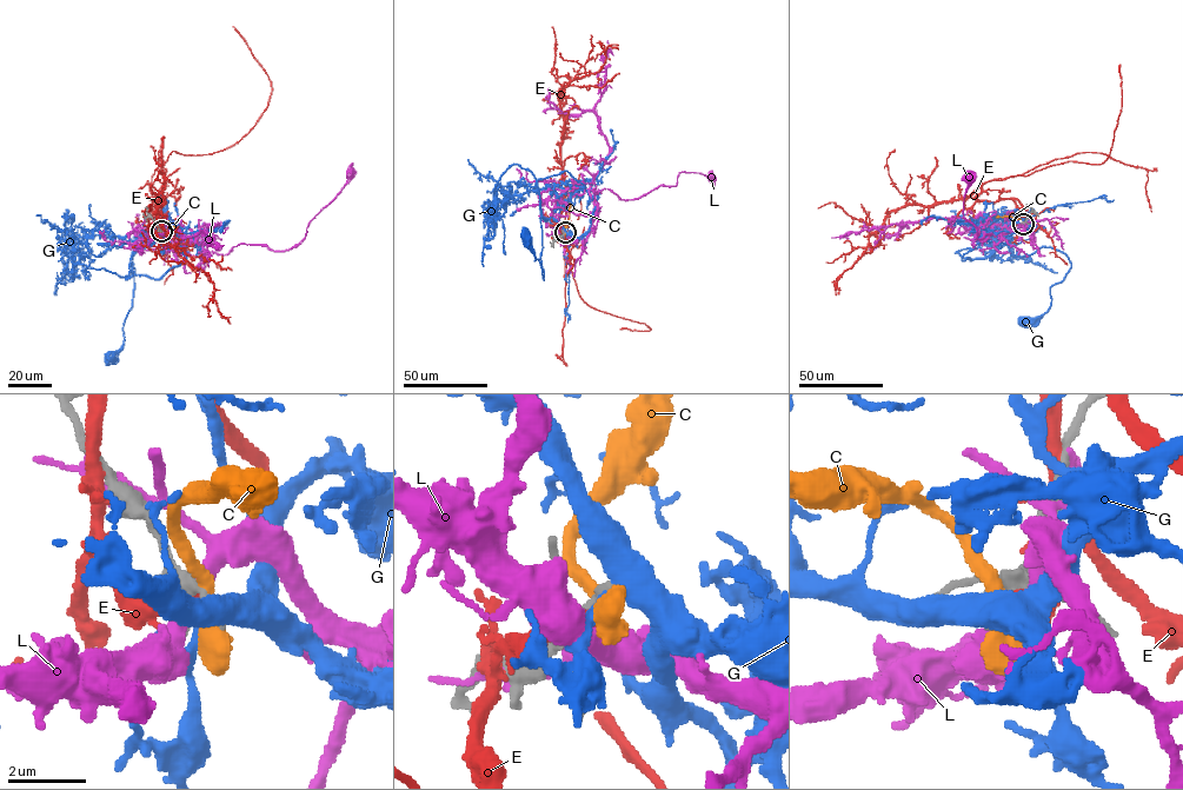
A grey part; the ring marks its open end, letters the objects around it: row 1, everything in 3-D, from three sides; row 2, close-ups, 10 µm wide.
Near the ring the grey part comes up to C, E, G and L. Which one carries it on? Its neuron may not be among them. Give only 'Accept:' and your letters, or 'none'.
Accept: none

